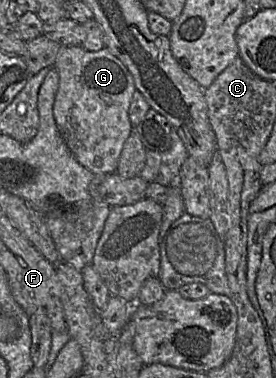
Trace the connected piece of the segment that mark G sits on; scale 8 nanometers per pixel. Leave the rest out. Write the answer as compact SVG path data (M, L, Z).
M79 45L62 46L53 68L58 73L53 116L70 153L94 175L116 173L123 145L134 129L128 114L136 91L132 75L105 47L88 51Z

